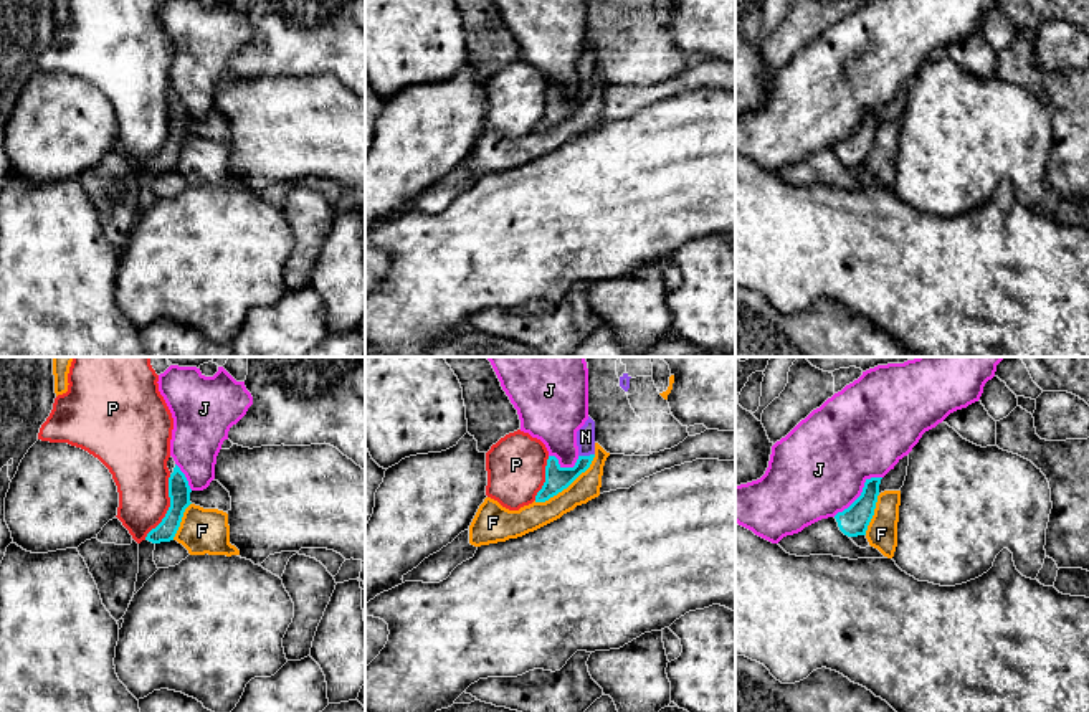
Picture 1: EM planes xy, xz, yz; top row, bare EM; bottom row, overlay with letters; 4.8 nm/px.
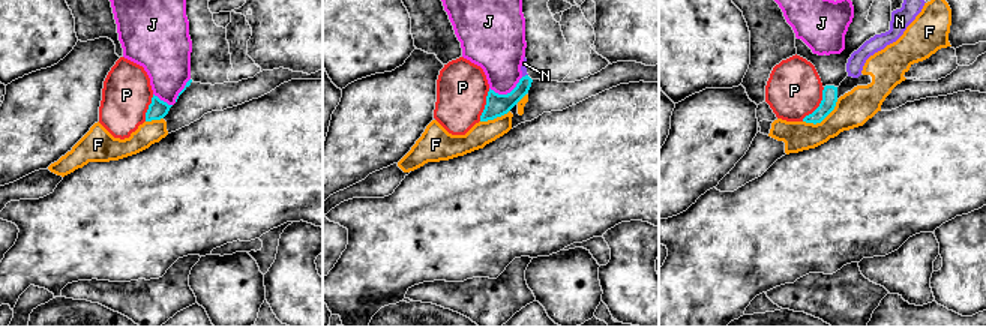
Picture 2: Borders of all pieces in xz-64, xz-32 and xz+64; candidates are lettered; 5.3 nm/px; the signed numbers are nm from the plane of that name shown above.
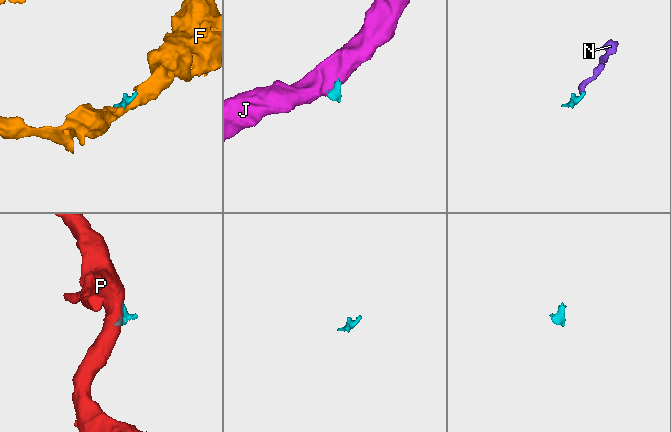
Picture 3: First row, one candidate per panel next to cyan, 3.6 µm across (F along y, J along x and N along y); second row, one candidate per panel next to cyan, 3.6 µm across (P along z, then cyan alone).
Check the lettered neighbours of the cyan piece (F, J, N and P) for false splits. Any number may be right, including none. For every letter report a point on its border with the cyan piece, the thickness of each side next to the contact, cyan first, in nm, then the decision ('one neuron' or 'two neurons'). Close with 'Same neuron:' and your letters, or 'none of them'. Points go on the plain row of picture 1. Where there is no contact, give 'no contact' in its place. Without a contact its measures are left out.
F: contact xz (567, 116); calibres 120 and 130 nm; two neurons
J: contact yz (861, 124); calibres 140 and 460 nm; two neurons
N: contact xz (585, 86); calibres 120 and 100 nm; one neuron
P: contact xy (169, 137); calibres 110 and 280 nm; two neurons
Same neuron: N

